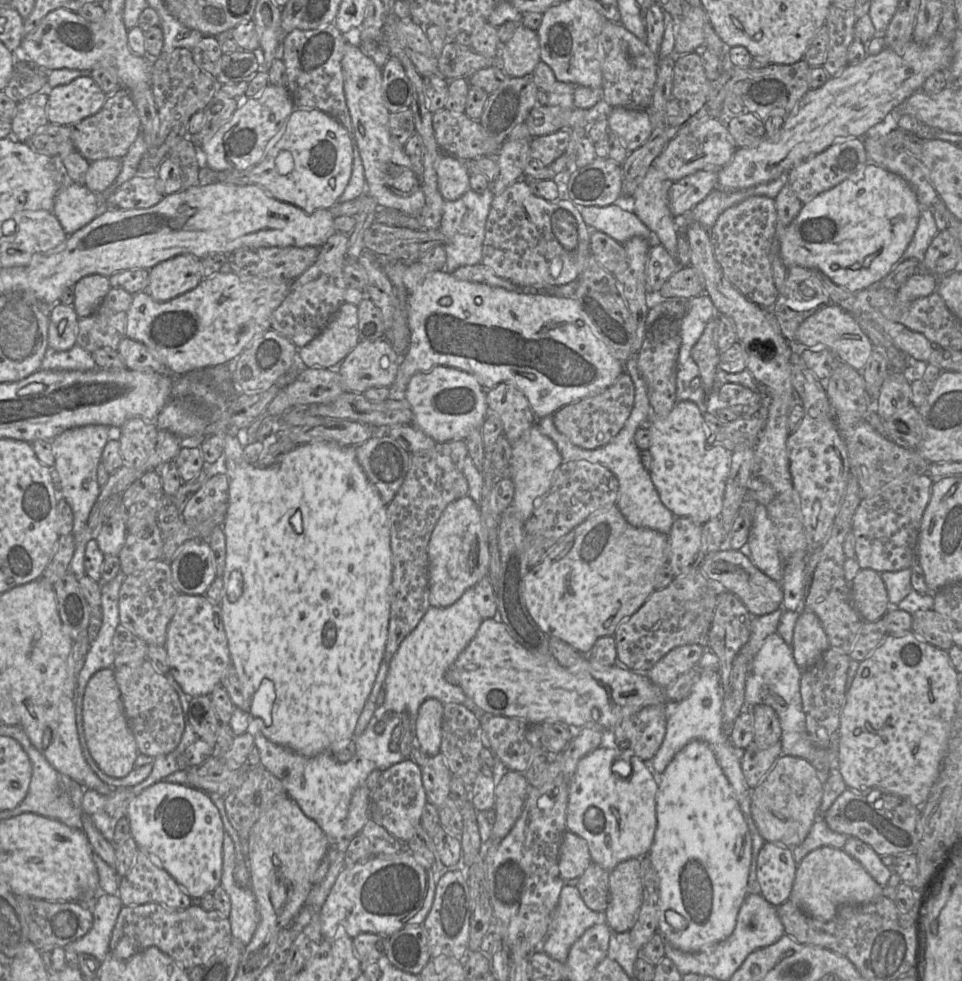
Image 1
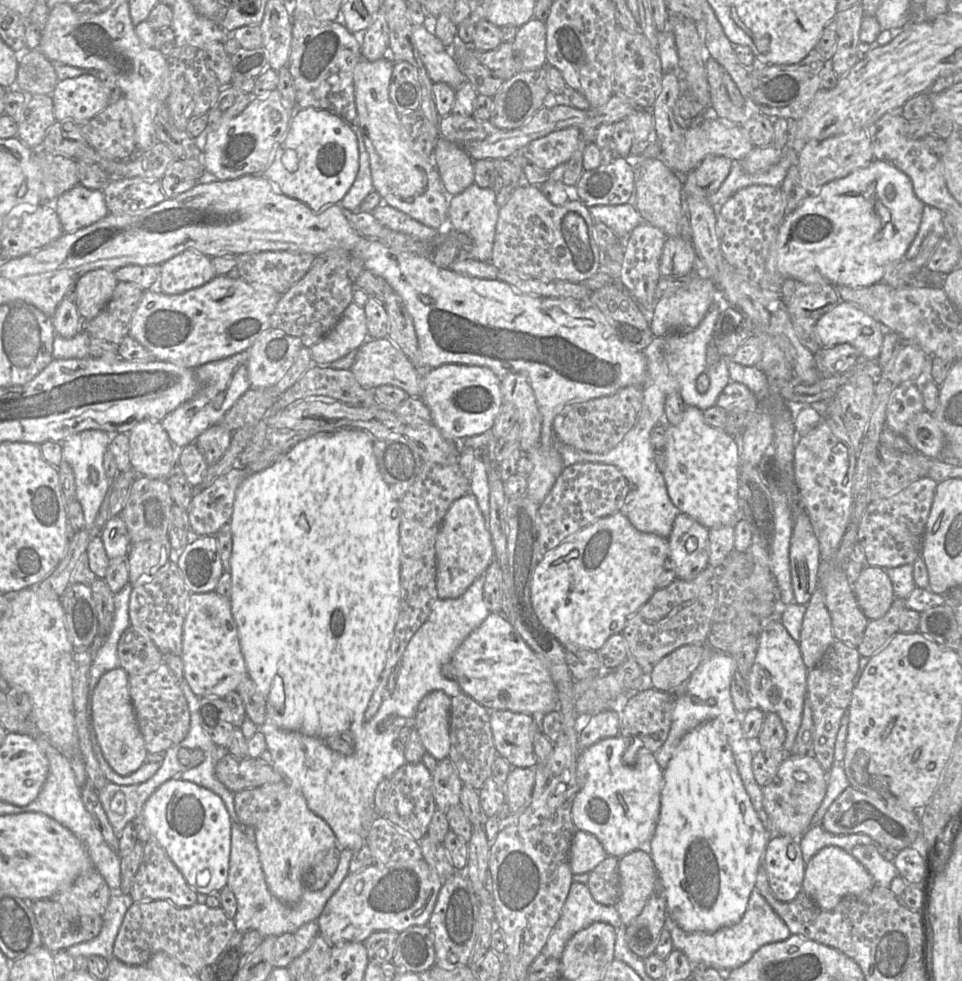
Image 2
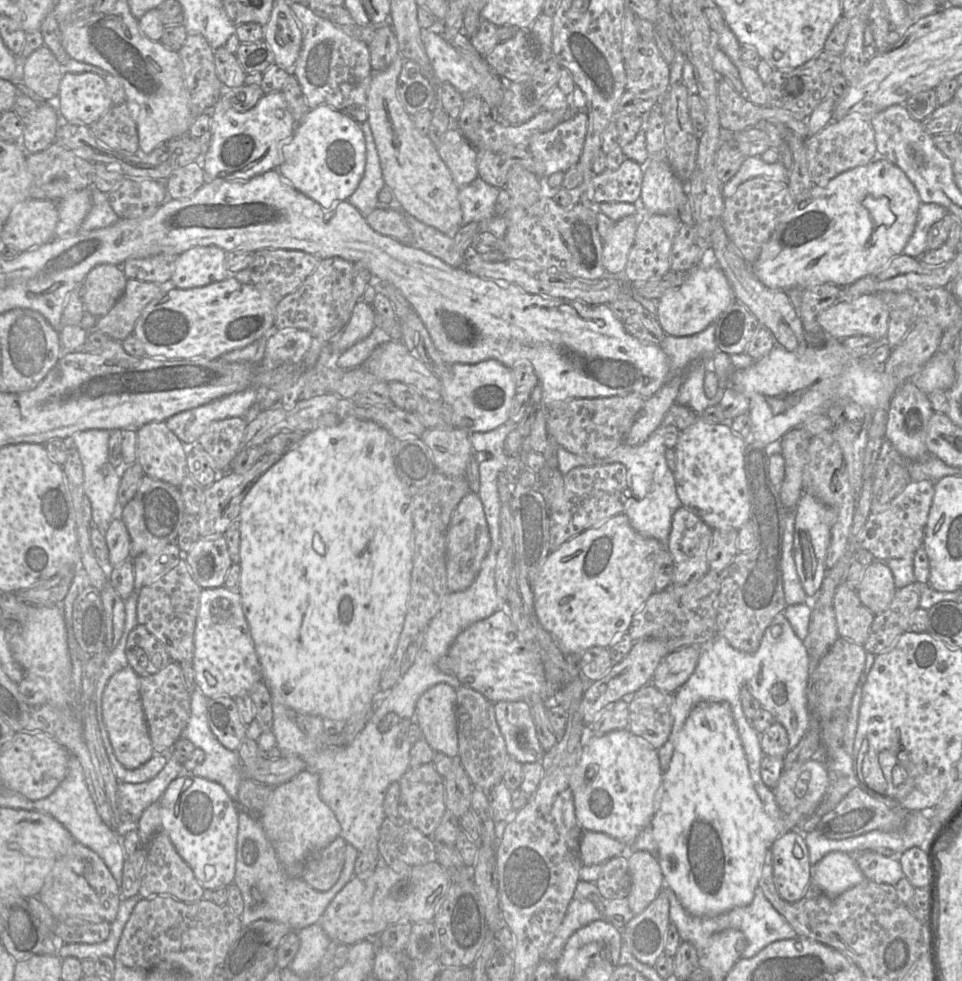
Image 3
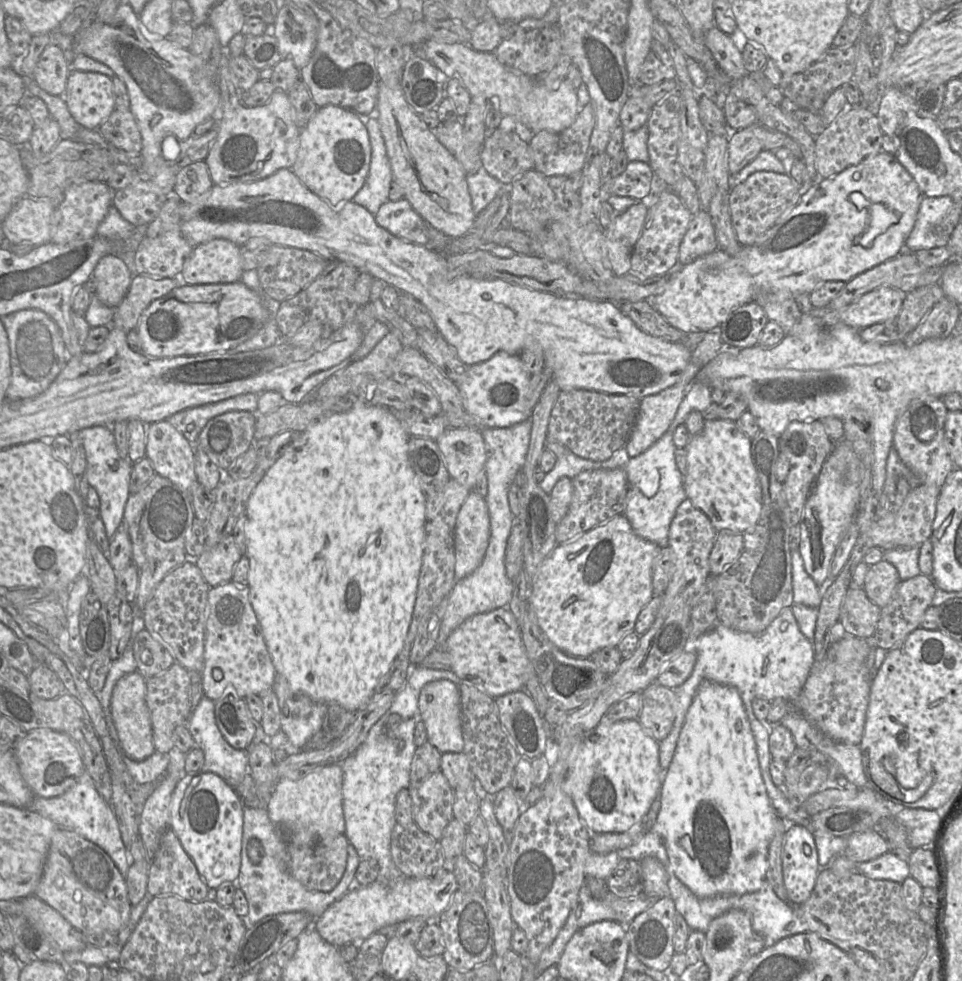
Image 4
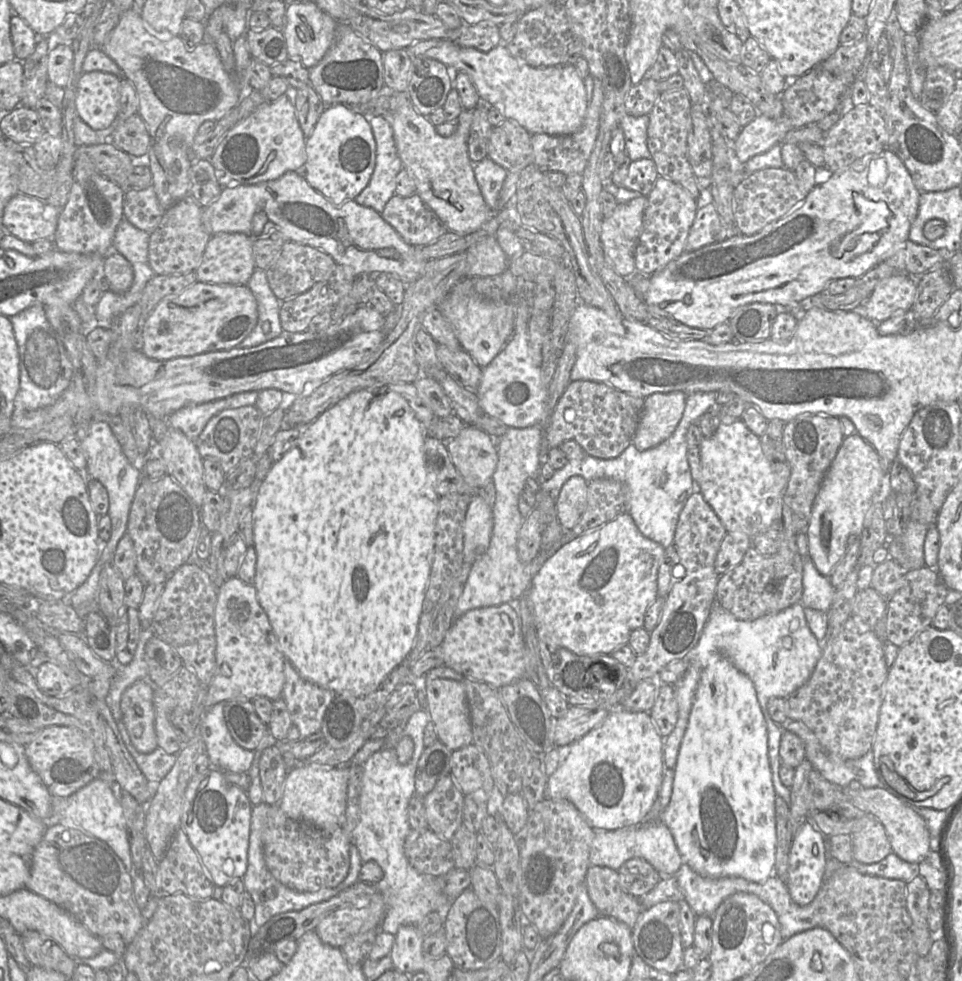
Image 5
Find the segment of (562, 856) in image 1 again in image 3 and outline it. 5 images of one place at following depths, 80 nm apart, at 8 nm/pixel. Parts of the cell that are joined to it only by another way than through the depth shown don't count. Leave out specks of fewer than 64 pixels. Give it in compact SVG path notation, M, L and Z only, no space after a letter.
M583 831L580 855L583 866L603 864L607 860L630 854L630 844L617 840L604 832Z

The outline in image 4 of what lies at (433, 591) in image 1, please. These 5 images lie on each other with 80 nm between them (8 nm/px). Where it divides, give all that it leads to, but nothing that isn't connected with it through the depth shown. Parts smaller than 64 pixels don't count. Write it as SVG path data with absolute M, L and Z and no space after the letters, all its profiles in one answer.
M470 491L455 524L455 582L471 574L482 562L490 538L490 518L485 498Z

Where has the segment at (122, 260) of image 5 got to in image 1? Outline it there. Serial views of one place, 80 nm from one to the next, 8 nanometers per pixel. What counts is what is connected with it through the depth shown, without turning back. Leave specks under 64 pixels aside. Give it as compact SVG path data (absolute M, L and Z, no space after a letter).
M100 274L84 276L74 285L73 308L79 318L94 313L111 289L109 278Z

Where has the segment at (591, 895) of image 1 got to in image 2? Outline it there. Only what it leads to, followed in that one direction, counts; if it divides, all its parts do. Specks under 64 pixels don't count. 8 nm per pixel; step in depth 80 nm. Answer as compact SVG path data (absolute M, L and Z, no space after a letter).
M607 856L588 874L586 885L593 899L615 906L620 896L619 858Z

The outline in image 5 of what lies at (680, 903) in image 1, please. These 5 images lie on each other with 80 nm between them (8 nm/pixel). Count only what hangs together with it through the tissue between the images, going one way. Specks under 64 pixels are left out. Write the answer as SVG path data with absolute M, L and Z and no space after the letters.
M724 655L714 657L702 670L688 718L688 724L683 735L678 760L675 767L672 794L666 809L660 815L659 821L670 830L683 864L687 864L702 876L721 878L736 876L748 881L762 883L774 873L776 858L776 793L772 782L772 773L768 757L768 734L765 713L759 703L757 693L751 679L738 670Z

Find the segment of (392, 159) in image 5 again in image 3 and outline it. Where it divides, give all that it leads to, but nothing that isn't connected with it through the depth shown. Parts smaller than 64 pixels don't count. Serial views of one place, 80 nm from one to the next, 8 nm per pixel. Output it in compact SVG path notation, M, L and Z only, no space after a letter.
M368 121L360 124L365 137L366 163L362 179L347 201L364 216L379 208L378 194L385 187L380 159Z

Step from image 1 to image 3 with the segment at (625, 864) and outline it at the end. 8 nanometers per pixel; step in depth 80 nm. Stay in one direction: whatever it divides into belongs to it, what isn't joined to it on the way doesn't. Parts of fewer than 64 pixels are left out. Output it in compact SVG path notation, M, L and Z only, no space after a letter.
M644 850L630 852L627 857L631 875L628 905L634 916L640 914L665 887L657 856Z

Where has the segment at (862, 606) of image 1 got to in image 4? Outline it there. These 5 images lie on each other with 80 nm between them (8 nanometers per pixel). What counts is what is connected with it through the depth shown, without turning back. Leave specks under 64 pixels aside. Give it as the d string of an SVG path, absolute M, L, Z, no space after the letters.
M883 559L869 567L862 589L869 600L882 609L890 603L900 583L897 569Z

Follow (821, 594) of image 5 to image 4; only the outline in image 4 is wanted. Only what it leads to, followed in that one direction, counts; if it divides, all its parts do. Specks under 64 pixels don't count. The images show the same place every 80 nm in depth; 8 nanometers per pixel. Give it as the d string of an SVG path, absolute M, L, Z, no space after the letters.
M799 548L791 550L793 602L818 608L822 601L820 588L807 573Z

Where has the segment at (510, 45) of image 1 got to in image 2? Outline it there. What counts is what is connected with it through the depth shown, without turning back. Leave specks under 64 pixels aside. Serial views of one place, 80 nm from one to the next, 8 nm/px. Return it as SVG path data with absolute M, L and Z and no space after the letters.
M530 19L517 28L512 42L520 60L521 71L536 70L547 64L545 22Z

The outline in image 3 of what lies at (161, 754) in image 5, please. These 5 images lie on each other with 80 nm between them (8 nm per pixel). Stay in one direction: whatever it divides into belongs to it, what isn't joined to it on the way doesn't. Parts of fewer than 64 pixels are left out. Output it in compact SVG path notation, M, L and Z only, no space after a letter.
M95 703L95 705L96 718L101 733L102 742L117 780L123 783L142 783L154 778L166 765L167 757L163 755L153 755L142 766L133 770L126 769L112 754L110 741L105 733L103 724L101 703Z

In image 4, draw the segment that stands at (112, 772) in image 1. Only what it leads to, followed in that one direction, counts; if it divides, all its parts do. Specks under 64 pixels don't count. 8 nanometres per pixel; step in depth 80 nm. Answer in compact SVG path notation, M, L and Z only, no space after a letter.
M139 672L121 677L114 686L110 709L118 734L118 748L125 757L143 761L155 753L150 711L146 704L146 678Z

